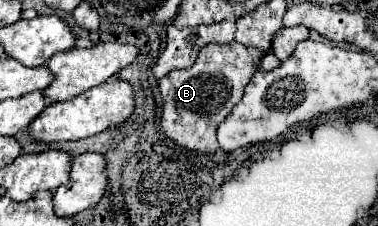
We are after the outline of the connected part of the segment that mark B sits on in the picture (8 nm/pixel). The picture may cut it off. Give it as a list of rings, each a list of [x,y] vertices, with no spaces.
[[[209,43],[197,55],[197,61],[189,69],[171,71],[159,81],[159,91],[163,97],[161,113],[161,133],[175,145],[201,155],[211,155],[219,149],[215,131],[219,123],[231,113],[231,109],[241,101],[245,85],[257,71],[257,63],[263,57],[257,49],[245,47],[241,43],[215,45]]]

